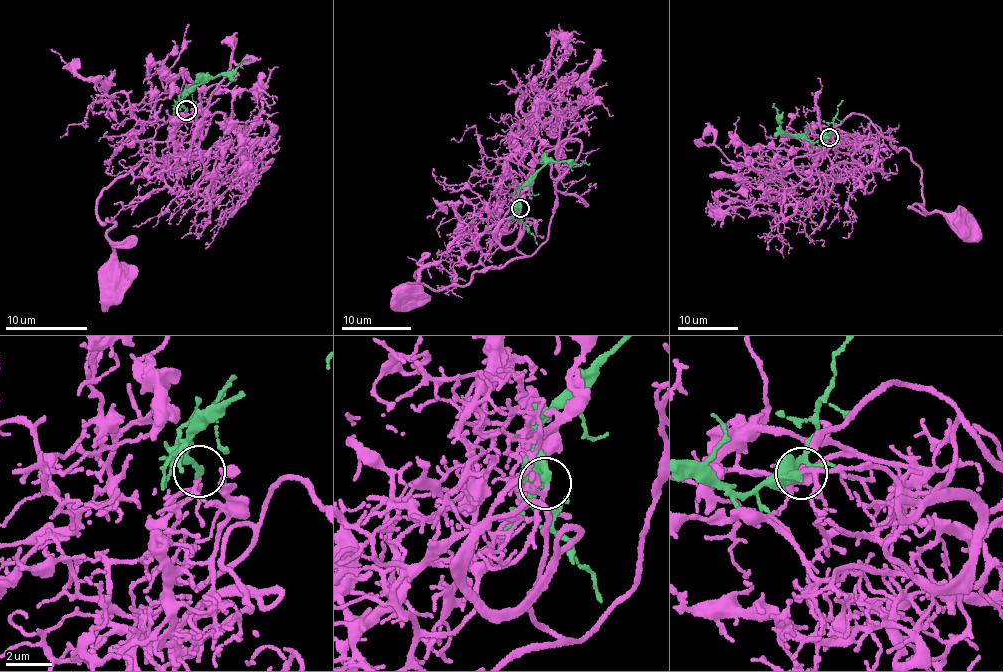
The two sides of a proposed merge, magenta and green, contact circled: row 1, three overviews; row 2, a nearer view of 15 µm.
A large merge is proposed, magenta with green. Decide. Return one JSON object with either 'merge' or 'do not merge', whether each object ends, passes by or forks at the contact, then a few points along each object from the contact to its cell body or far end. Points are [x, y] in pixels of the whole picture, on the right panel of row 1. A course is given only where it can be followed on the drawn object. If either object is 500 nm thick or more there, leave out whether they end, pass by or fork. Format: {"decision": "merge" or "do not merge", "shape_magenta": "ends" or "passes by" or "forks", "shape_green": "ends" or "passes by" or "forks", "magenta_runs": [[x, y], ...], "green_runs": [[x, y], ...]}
{"decision": "merge", "shape_magenta": "passes by", "shape_green": "ends", "magenta_runs": [[828, 136], [876, 144], [873, 167], [851, 157], [871, 122], [917, 166], [924, 203], [909, 207], [958, 224]], "green_runs": [[829, 137], [814, 141], [783, 131], [777, 120], [774, 103]]}

